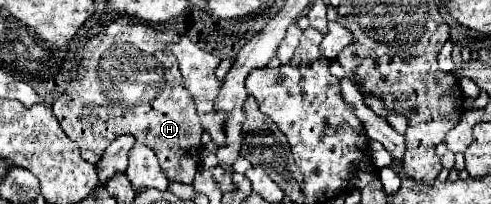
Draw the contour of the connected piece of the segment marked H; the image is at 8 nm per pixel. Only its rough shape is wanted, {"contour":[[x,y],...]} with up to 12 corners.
{"contour":[[120,17],[52,103],[96,165],[132,133],[192,183],[202,125],[176,31]]}

